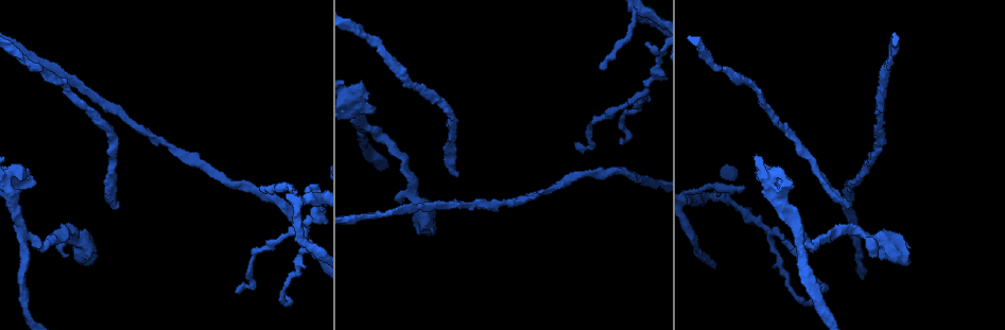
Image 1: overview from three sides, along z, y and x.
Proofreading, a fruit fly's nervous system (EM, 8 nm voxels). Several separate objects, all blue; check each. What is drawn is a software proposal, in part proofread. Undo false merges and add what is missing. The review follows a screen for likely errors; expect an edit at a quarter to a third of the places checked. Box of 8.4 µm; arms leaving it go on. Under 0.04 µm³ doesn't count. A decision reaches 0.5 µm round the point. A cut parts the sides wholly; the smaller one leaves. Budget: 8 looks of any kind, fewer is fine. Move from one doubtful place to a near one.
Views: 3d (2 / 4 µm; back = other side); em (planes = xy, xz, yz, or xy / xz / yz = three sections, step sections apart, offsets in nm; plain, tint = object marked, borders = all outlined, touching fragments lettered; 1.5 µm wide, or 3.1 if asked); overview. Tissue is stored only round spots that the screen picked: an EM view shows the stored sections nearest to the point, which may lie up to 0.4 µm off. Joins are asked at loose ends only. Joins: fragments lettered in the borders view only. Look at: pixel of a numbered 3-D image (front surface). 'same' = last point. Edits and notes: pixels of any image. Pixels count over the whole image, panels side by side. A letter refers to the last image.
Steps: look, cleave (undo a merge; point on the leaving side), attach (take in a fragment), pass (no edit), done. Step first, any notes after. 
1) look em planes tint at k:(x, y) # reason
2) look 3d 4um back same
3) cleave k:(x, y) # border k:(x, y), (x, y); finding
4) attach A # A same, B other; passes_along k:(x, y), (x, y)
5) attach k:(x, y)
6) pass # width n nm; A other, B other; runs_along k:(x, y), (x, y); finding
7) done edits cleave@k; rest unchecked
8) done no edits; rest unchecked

look 3d 4um at 1:(259, 187) # branch stops here

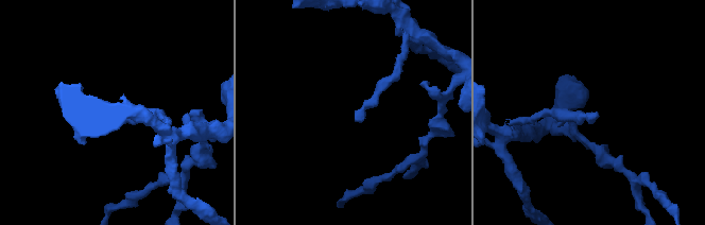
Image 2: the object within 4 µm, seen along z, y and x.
look em planes borders at 2:(356, 119)

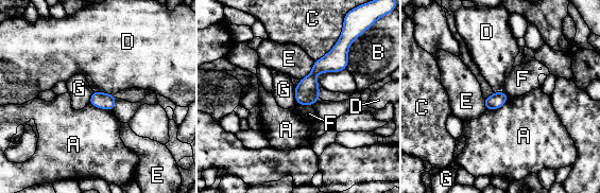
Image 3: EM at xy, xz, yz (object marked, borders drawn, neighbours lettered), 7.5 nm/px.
pass # A other, B other, C other, D other, E other, F other, G other; border 3:(294, 86), (294, 100), (297, 103); none of them fits

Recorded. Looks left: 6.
look 3d 2um at 1:(801, 236) # branch point

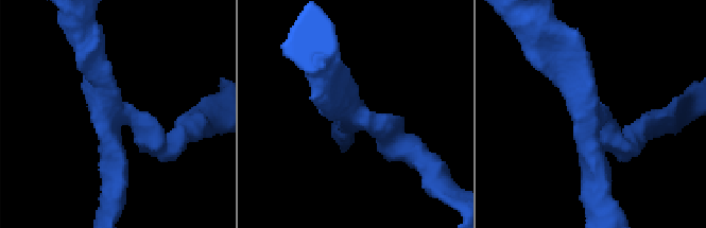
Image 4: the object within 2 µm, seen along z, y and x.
look em planes borders at 4:(120, 117) # arms 3; arm_widths 200, 220, 220 nm

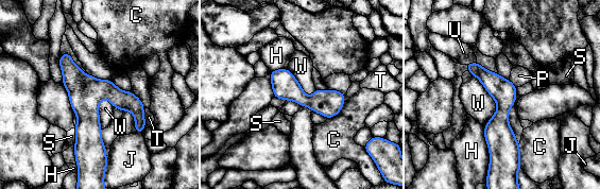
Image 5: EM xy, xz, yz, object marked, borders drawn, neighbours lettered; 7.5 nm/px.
pass # C other, H other, J other, P other, S other, T other, U other, W other; border 5:(467, 71), (497, 105), (484, 126); all the same neuron

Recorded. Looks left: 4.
look 3d 4um at 1:(117, 203) # end of a long branch

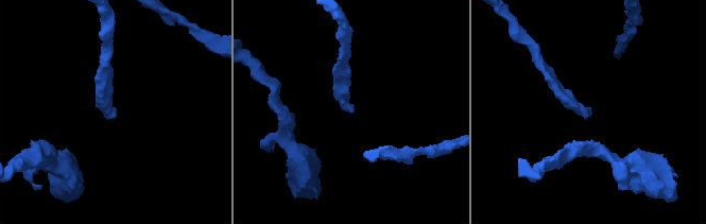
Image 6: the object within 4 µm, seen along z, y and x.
look em xy step 4 tint at 6:(114, 113) # need the tissue

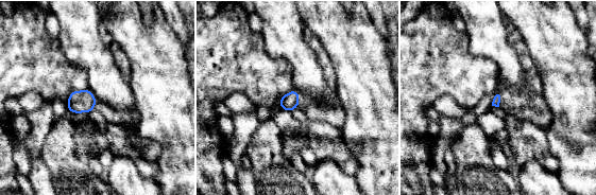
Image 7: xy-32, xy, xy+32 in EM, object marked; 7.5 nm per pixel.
look em planes borders same

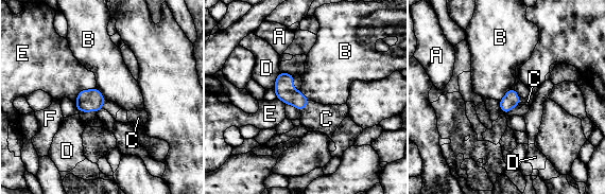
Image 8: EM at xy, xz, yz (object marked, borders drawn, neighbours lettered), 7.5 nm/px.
attach C # A other, B other, C same, D other, E other, F other; passes_along 8:(284, 91), (306, 105), (326, 119); the neuron continues

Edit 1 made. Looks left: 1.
done edits attach@8; rest unchecked

